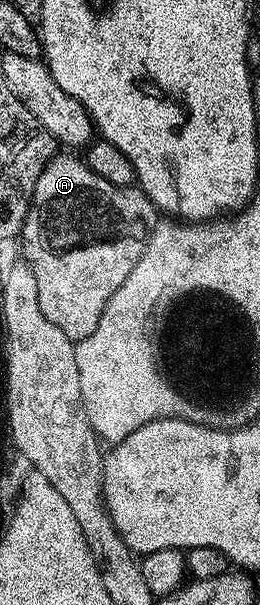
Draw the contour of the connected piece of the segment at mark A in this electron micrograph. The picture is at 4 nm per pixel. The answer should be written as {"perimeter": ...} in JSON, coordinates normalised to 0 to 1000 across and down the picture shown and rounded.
{"perimeter":[[[238,256],[200,260],[196,268],[173,276],[173,283],[158,283],[158,289],[142,296],[142,309],[127,309],[119,340],[104,350],[104,360],[88,370],[81,387],[88,412],[104,417],[96,420],[100,430],[115,436],[127,455],[142,455],[142,494],[158,501],[158,514],[173,514],[173,527],[188,527],[188,534],[235,540],[235,547],[250,547],[250,554],[269,564],[300,567],[342,554],[358,554],[358,547],[373,540],[373,534],[388,527],[388,521],[404,514],[404,507],[419,501],[435,481],[450,481],[450,474],[465,474],[465,468],[481,468],[496,448],[512,448],[512,441],[527,441],[527,428],[542,428],[542,421],[565,407],[565,393],[577,392],[581,380],[600,365],[604,347],[581,337],[581,331],[550,321],[546,312],[438,306],[419,298],[392,294],[388,289],[365,288],[358,281],[342,279],[331,264],[304,261],[300,266],[288,260],[238,260]]]}

